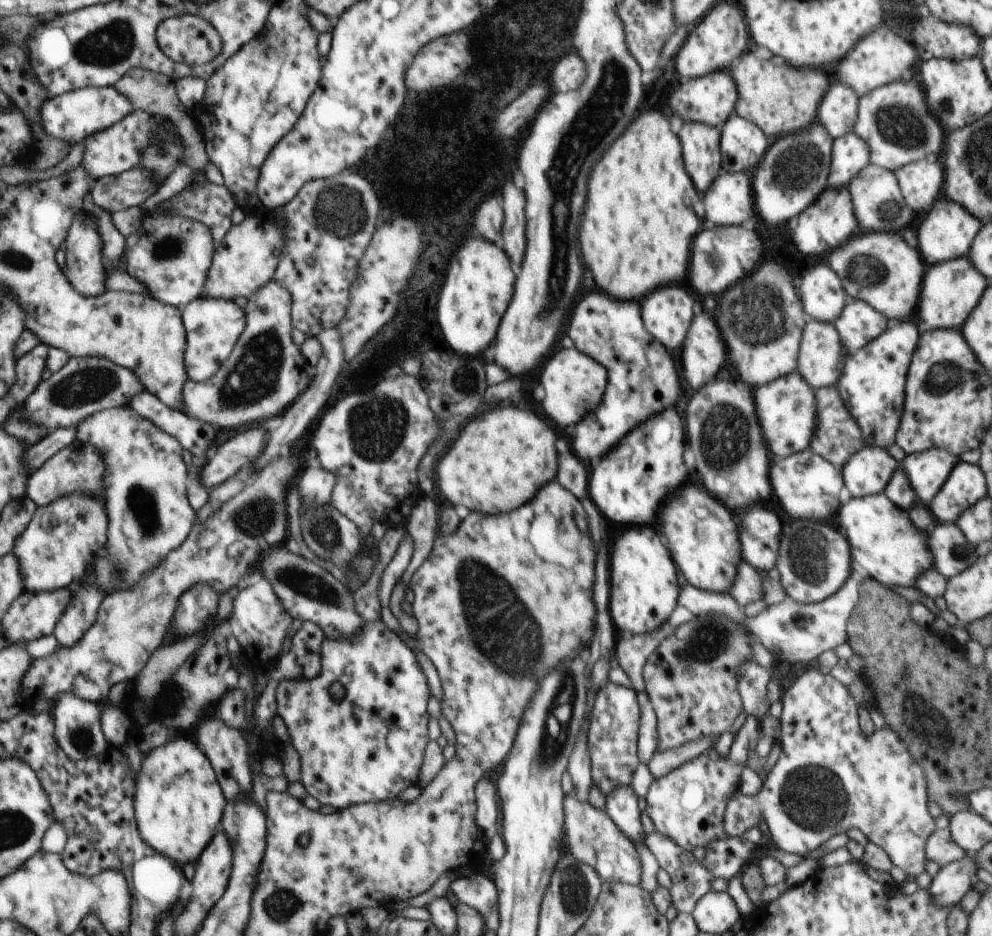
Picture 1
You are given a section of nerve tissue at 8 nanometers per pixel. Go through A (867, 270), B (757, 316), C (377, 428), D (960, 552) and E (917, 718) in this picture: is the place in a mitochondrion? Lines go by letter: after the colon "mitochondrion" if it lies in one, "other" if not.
A: mitochondrion
B: mitochondrion
C: mitochondrion
D: mitochondrion
E: mitochondrion

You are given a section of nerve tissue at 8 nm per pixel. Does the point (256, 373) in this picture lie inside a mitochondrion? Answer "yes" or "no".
yes

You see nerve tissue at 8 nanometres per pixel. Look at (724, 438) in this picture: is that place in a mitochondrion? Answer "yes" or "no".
yes

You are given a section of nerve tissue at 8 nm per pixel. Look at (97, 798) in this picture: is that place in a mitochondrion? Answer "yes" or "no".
yes

